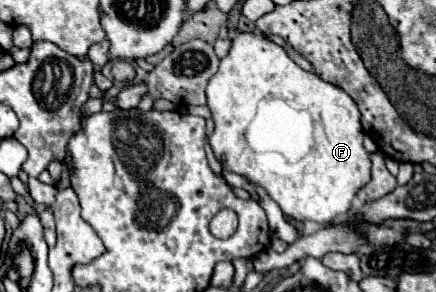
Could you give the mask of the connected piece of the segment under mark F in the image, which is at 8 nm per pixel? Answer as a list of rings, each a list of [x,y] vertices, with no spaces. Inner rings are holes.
[[[236,33],[232,39],[232,47],[228,51],[228,55],[220,61],[220,69],[216,71],[216,75],[210,79],[208,89],[206,89],[206,97],[208,97],[208,107],[212,111],[212,119],[214,119],[214,133],[210,137],[210,145],[214,149],[216,159],[230,171],[246,177],[248,181],[264,187],[268,191],[268,195],[280,205],[280,209],[284,209],[284,215],[294,217],[294,219],[310,219],[310,221],[318,221],[318,223],[330,223],[334,221],[338,215],[348,213],[348,209],[352,207],[352,199],[356,197],[356,191],[368,183],[370,177],[370,153],[364,149],[362,139],[364,139],[364,131],[360,125],[360,111],[356,107],[356,103],[352,101],[352,97],[342,91],[340,87],[322,81],[316,73],[308,73],[304,69],[300,69],[284,51],[284,47],[272,43],[266,35],[262,33]]]

